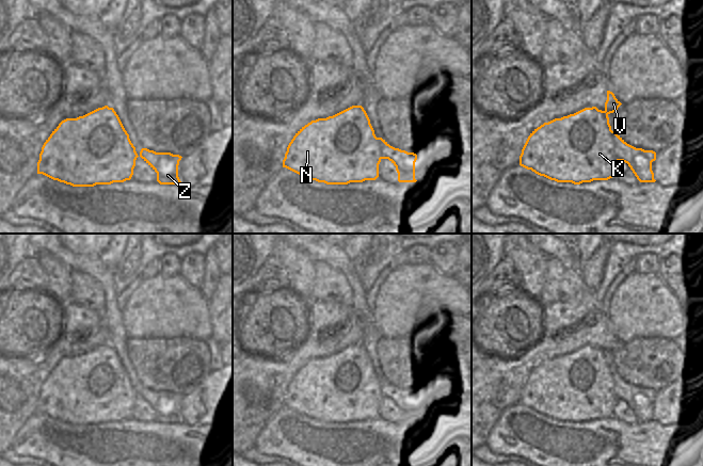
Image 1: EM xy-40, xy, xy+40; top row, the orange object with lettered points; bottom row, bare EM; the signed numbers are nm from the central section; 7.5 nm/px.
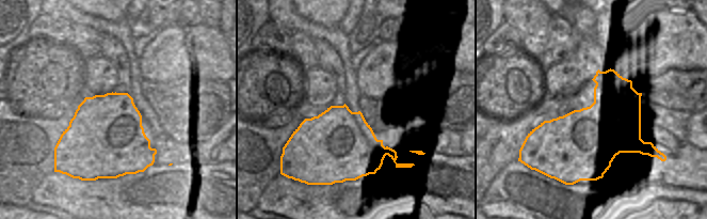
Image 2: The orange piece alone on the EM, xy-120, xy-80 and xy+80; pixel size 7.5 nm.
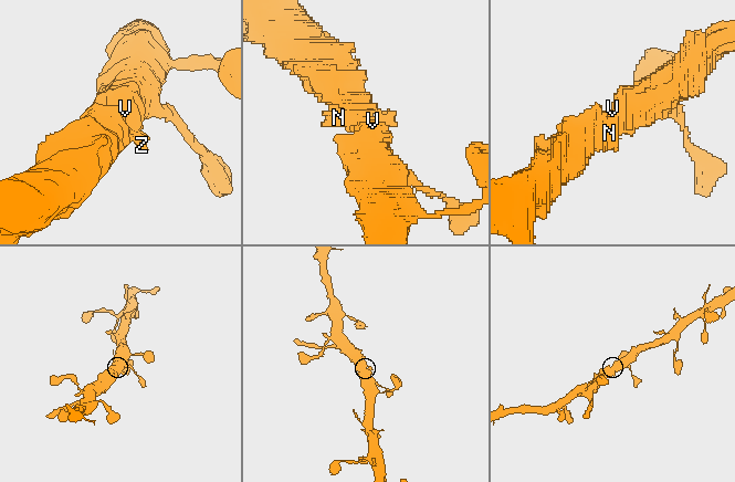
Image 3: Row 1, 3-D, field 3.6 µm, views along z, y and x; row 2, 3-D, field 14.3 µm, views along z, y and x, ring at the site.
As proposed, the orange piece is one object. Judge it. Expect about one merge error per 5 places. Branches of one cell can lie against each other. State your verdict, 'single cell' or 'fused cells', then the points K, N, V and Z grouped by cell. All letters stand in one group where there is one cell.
single cell; K N V Z

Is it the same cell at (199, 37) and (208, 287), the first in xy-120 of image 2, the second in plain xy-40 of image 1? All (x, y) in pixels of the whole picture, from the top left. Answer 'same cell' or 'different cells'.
different cells

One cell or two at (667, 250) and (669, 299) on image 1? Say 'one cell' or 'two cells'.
two cells

